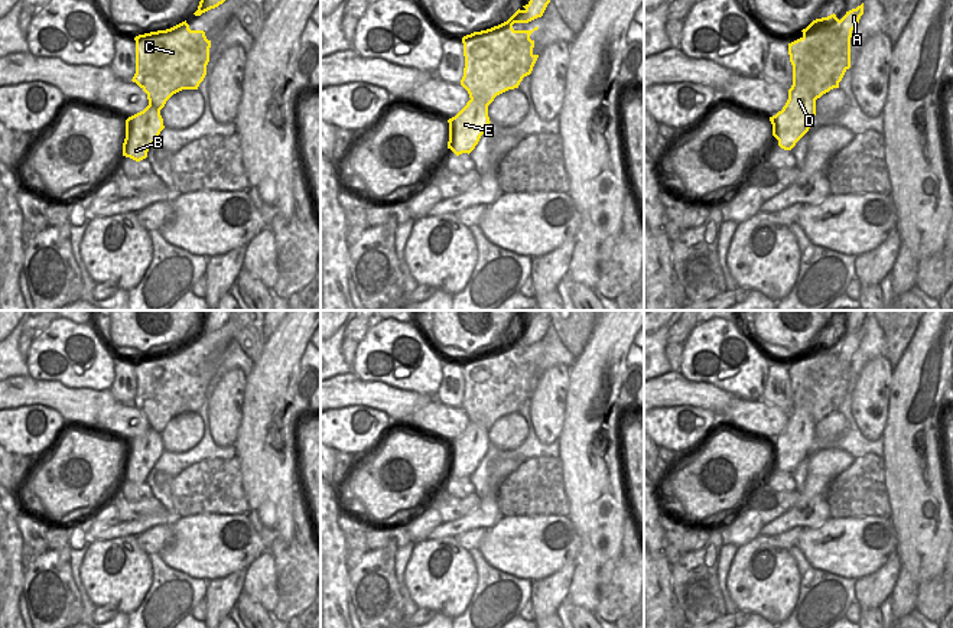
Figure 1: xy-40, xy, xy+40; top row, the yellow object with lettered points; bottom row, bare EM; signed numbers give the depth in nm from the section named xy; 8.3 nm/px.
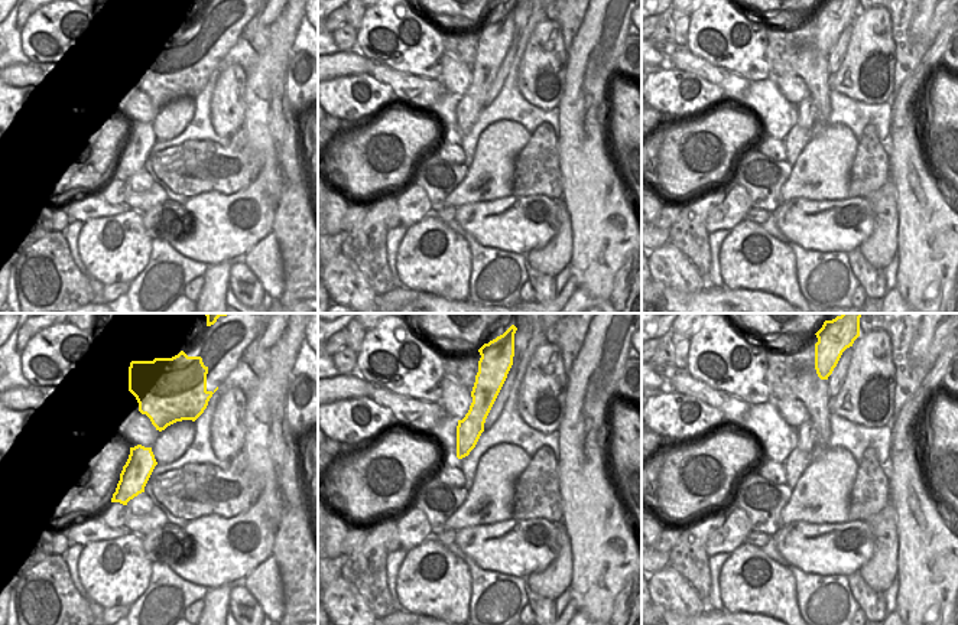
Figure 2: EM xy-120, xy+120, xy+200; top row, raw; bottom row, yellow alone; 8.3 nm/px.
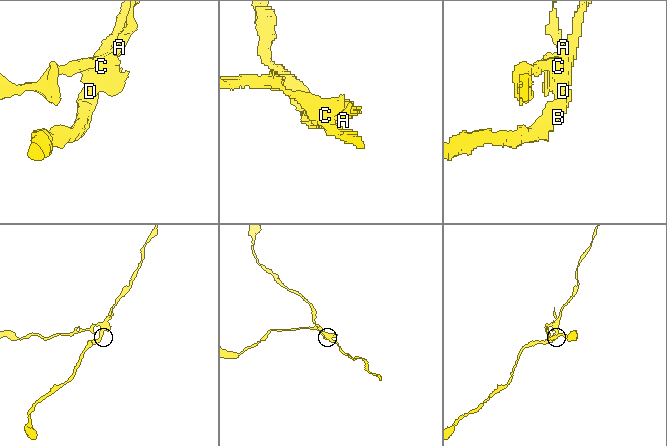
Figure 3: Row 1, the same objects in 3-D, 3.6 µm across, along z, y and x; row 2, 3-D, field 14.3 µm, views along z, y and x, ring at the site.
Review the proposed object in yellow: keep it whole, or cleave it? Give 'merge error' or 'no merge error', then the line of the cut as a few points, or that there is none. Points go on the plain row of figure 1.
merge error | xy+40 (839, 344), (826, 354), (803, 361)

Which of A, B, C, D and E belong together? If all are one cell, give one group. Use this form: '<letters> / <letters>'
A C / B D E

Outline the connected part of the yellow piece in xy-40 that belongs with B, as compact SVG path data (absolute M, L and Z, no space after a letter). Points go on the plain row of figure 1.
M147 429L143 435L126 443L126 462L123 466L123 479L140 485L147 481L160 455L165 452L160 433Z

